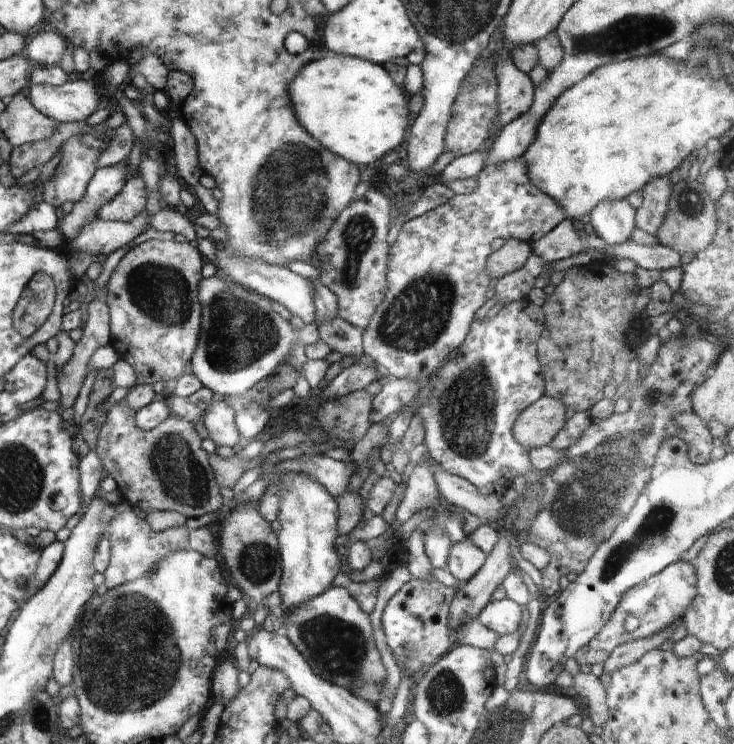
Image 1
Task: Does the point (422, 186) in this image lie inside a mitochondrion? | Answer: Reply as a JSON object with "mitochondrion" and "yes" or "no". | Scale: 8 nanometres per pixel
{"mitochondrion":"no"}

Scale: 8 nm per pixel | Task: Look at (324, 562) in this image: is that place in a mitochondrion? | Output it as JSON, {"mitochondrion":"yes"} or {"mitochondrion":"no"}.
{"mitochondrion":"no"}

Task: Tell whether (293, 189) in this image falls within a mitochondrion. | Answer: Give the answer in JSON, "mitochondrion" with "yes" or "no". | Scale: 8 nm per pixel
{"mitochondrion":"yes"}

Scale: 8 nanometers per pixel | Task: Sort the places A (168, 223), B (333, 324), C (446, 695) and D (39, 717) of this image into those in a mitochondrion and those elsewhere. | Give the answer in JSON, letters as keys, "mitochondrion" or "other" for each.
{"A":"other","B":"other","C":"mitochondrion","D":"mitochondrion"}

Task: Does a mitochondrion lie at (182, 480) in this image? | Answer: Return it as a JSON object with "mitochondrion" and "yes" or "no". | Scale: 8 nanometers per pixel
{"mitochondrion":"yes"}

